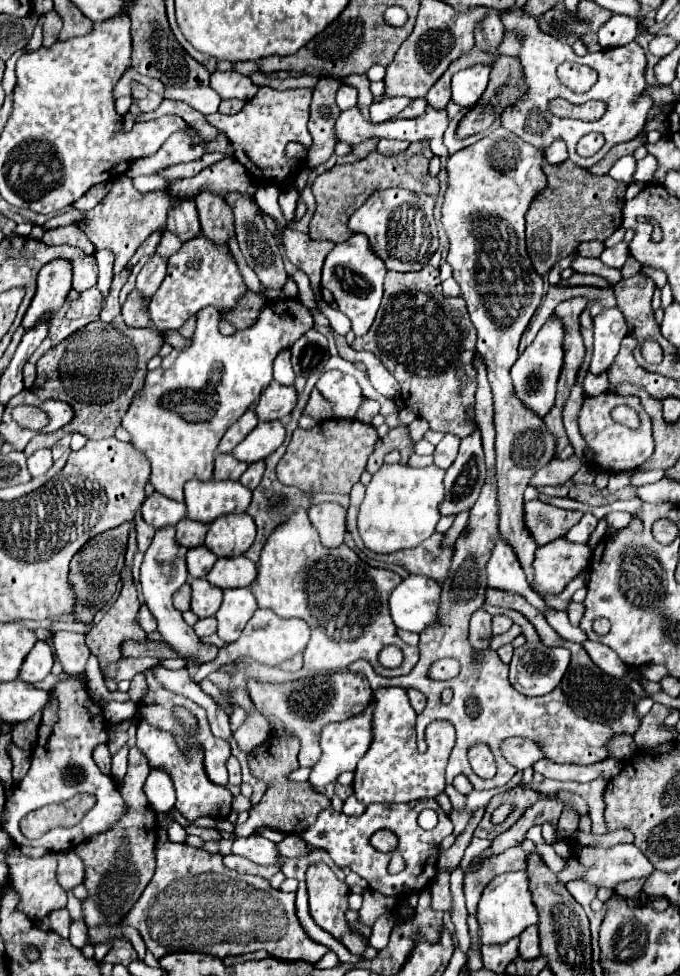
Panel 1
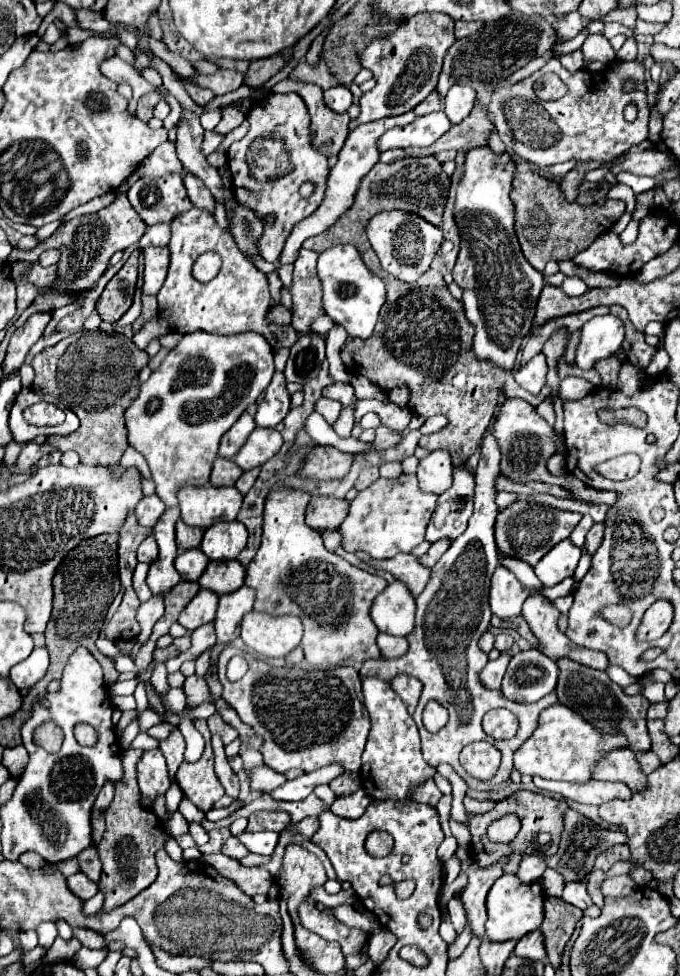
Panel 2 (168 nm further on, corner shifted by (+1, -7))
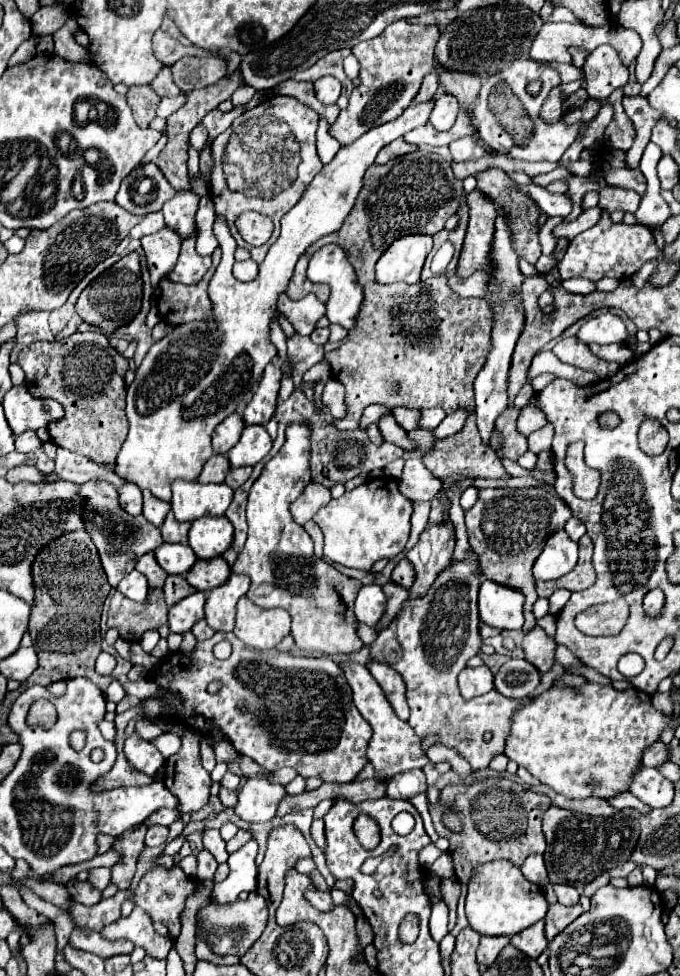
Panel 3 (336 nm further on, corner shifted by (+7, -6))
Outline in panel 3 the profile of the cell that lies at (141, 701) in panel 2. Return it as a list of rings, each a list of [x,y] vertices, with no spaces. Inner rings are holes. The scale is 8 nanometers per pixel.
[[[101,652],[99,658],[97,658],[97,664],[95,664],[95,670],[97,670],[99,674],[111,674],[115,666],[117,666],[115,656],[109,654],[109,652]]]

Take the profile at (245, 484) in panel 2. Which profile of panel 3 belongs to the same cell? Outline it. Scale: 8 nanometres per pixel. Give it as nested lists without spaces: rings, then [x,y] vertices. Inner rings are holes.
[[[243,466],[243,468],[233,468],[227,478],[225,478],[225,484],[229,484],[233,490],[237,490],[249,476],[251,476],[253,468],[251,466]]]

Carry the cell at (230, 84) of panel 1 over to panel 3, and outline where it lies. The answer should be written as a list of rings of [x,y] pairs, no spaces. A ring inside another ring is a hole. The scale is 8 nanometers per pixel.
[[[181,58],[171,66],[173,80],[183,92],[199,90],[227,76],[227,62],[221,58]]]

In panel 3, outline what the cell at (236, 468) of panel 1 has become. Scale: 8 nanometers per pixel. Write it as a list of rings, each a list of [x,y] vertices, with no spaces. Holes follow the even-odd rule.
[[[211,456],[205,462],[203,472],[201,472],[201,476],[197,480],[201,484],[211,484],[211,482],[221,484],[221,482],[225,482],[225,476],[229,474],[229,470],[231,470],[231,464],[229,464],[229,460],[225,456]]]

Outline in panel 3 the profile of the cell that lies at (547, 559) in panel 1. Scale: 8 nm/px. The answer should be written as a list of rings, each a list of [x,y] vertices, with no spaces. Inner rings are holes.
[[[565,530],[549,536],[541,556],[535,560],[535,580],[557,580],[565,576],[577,562],[577,542],[573,542]]]

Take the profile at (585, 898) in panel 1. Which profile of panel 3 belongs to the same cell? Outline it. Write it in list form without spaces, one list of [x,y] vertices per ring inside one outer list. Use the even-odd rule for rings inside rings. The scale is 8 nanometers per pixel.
[[[557,884],[555,886],[555,894],[557,894],[557,898],[559,898],[559,902],[561,904],[569,904],[569,906],[573,906],[573,904],[579,904],[579,892],[575,890],[575,888],[571,888],[571,886],[563,886],[563,884]]]

